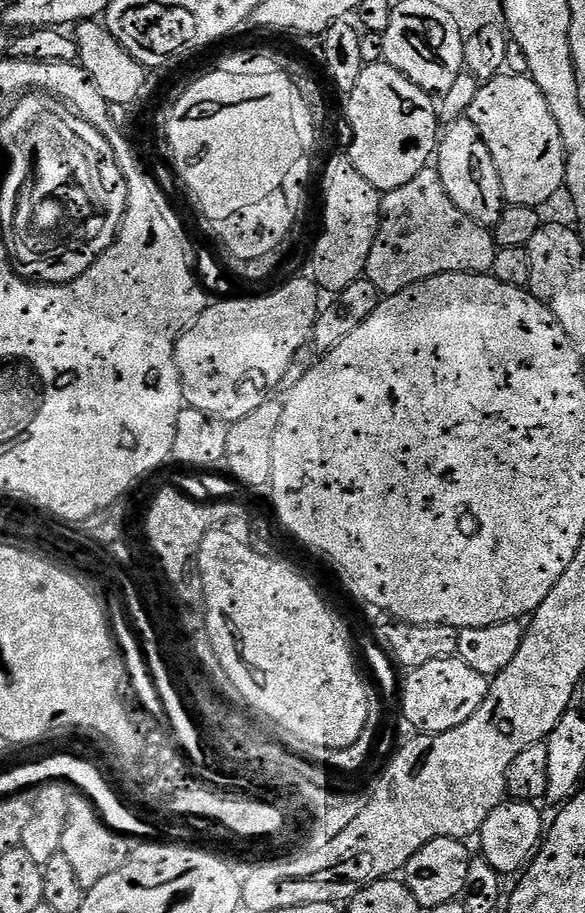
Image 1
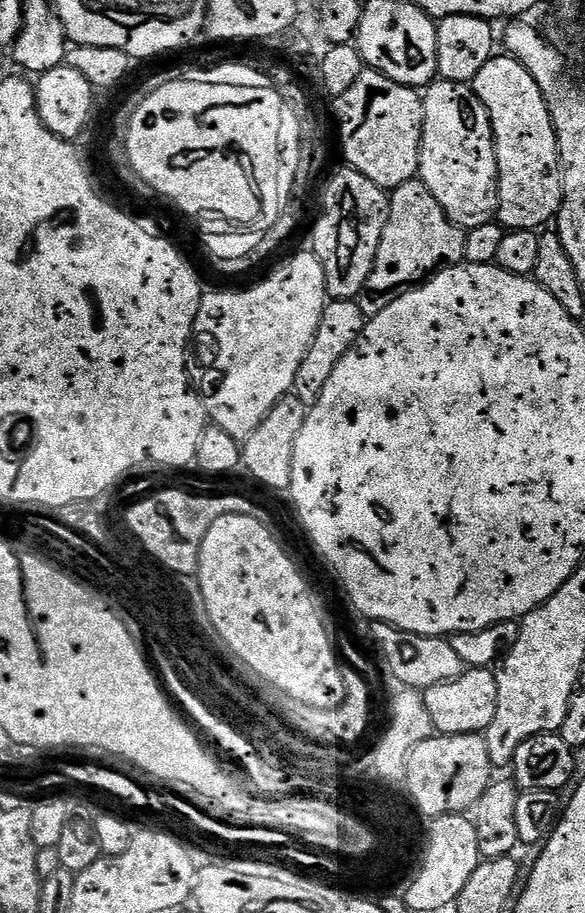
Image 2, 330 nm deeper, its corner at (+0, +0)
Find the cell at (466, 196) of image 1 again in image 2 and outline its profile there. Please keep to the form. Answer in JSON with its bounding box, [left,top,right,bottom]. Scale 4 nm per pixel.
[418,78,496,228]

